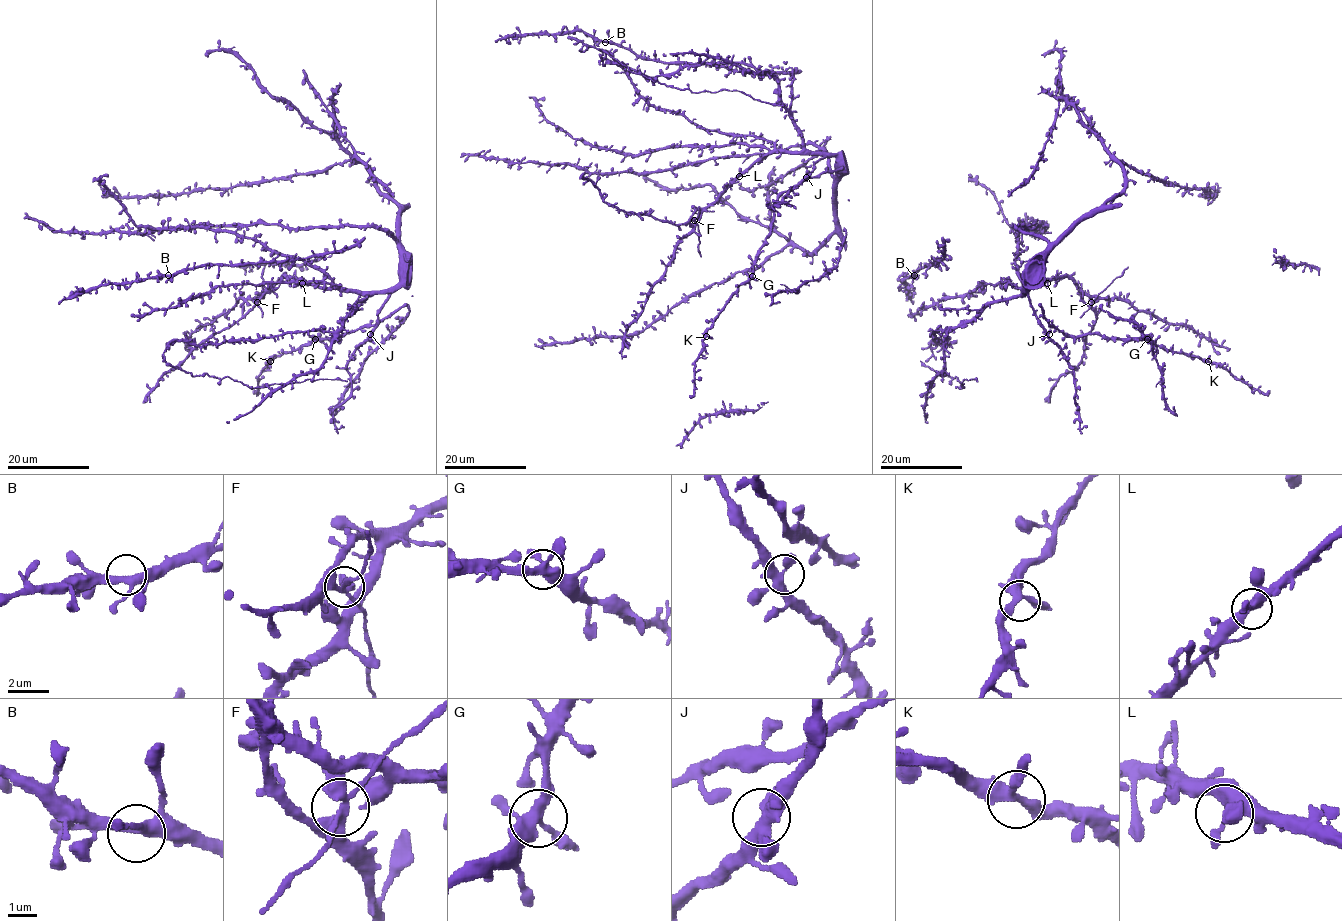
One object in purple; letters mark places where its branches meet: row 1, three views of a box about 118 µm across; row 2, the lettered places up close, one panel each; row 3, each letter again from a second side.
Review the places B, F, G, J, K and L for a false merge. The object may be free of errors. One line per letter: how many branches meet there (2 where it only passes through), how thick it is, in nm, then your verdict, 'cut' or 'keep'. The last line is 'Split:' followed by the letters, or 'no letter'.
B: branches 4; calibre 340 nm; keep
F: branches 4; calibre 320 nm; keep
G: branches 4; calibre 400 nm; keep
J: branches 4; calibre 400 nm; keep
K: branches 4; calibre 360 nm; keep
L: branches 4; calibre 340 nm; keep
Split: no letter

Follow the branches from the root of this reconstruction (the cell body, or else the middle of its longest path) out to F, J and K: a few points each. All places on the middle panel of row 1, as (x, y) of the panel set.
F: (805, 148), (761, 156), (694, 220)
J: (805, 148), (825, 156), (806, 177)
K: (805, 148), (825, 156), (809, 178), (778, 198), (753, 274), (738, 287), (706, 336)

